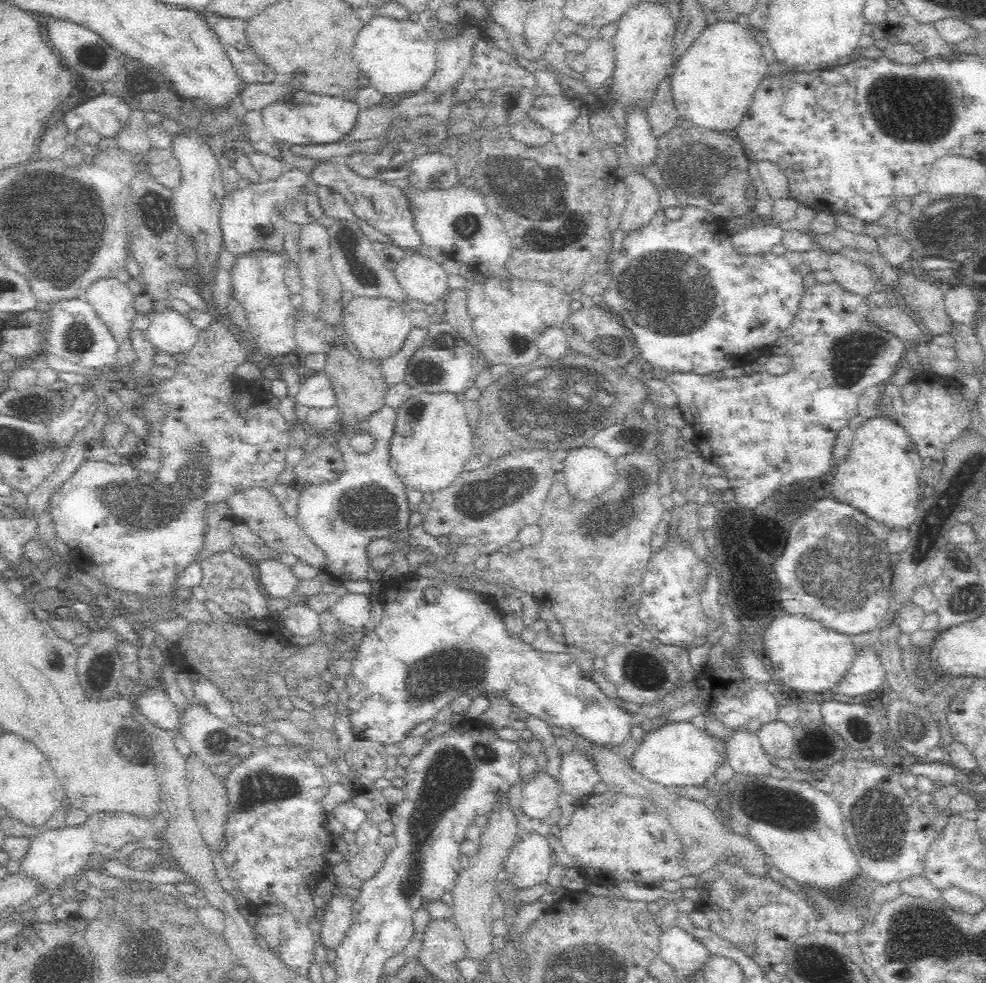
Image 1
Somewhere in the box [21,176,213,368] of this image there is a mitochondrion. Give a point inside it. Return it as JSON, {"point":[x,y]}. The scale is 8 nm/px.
{"point":[77,338]}

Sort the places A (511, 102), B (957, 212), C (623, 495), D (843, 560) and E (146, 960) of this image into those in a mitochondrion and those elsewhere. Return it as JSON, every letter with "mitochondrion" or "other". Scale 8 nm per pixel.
{"A":"other","B":"mitochondrion","C":"mitochondrion","D":"mitochondrion","E":"mitochondrion"}

